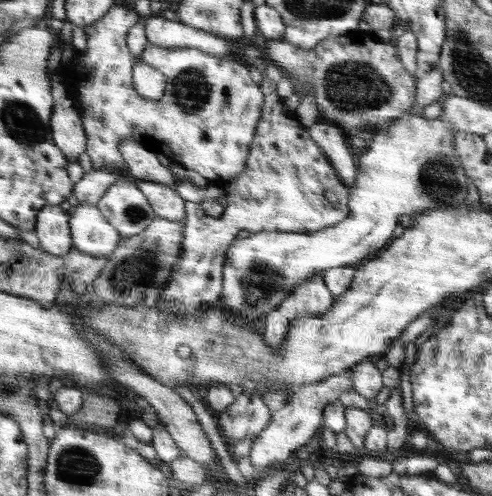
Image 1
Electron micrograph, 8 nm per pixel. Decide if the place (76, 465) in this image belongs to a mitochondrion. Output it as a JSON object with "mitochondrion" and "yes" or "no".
{"mitochondrion":"yes"}

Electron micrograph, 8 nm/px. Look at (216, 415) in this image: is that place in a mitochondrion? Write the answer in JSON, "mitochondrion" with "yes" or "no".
{"mitochondrion":"no"}

